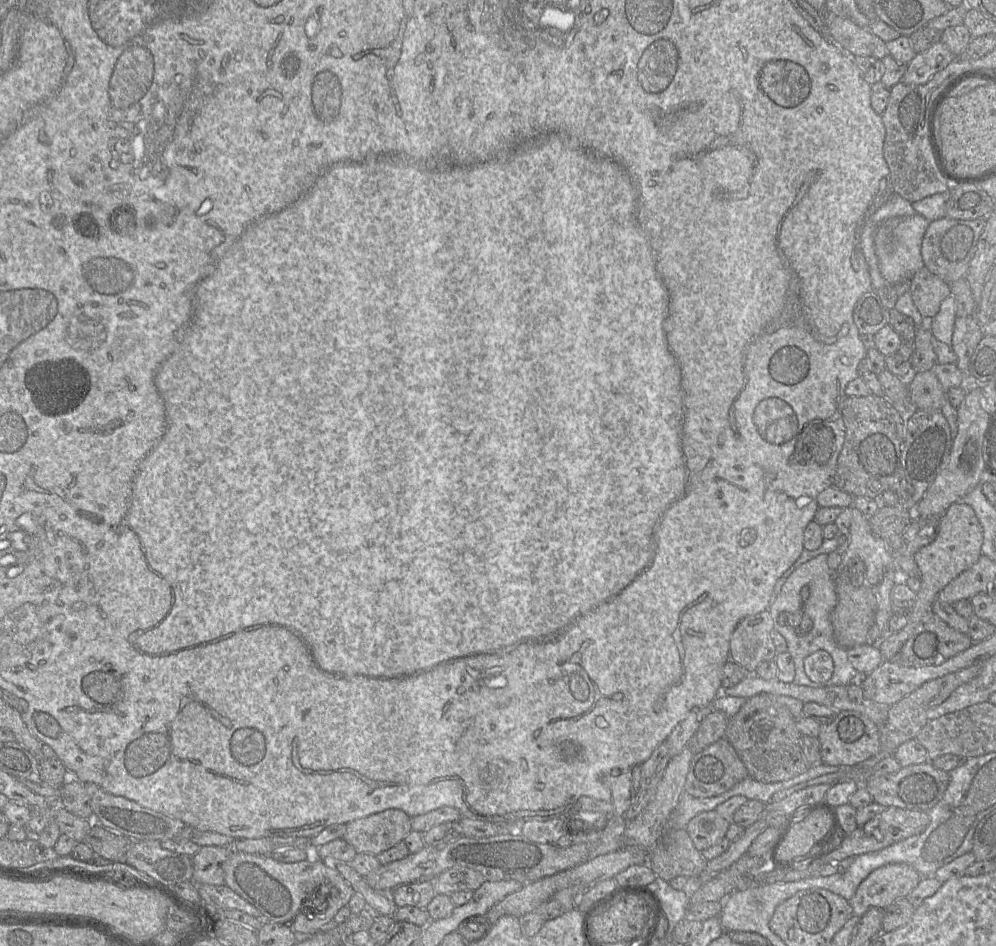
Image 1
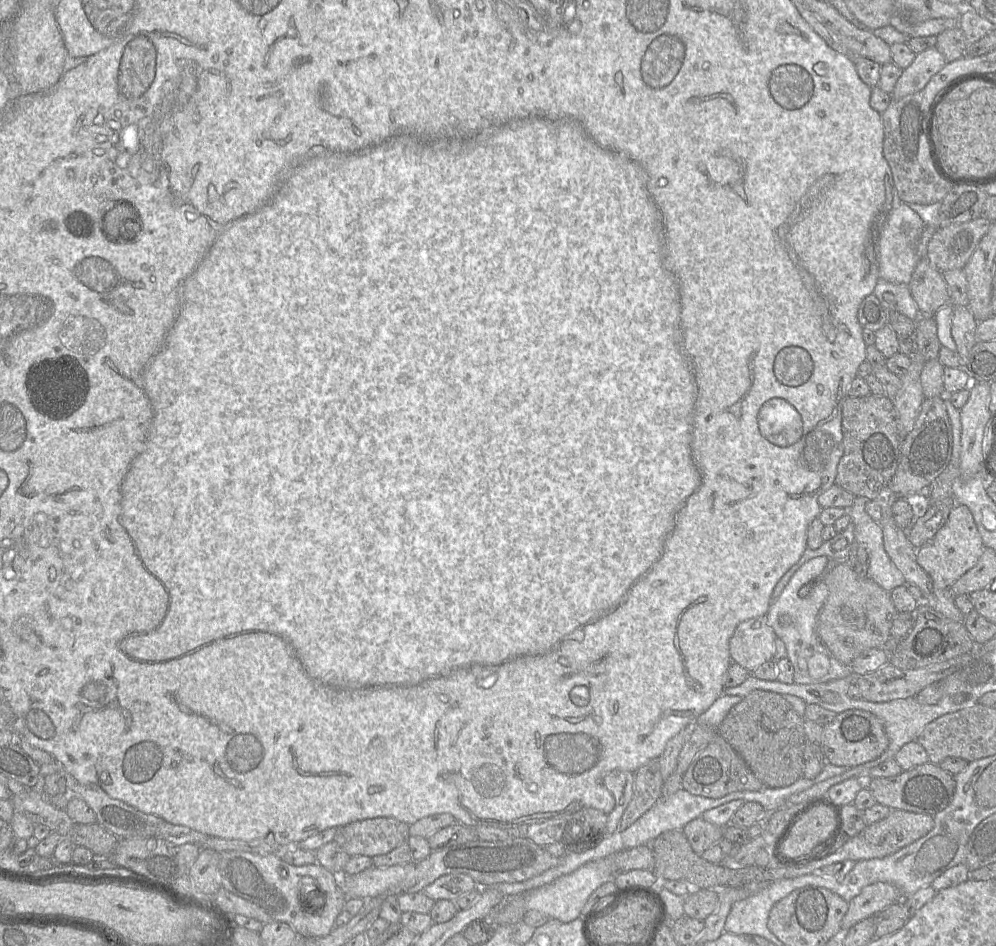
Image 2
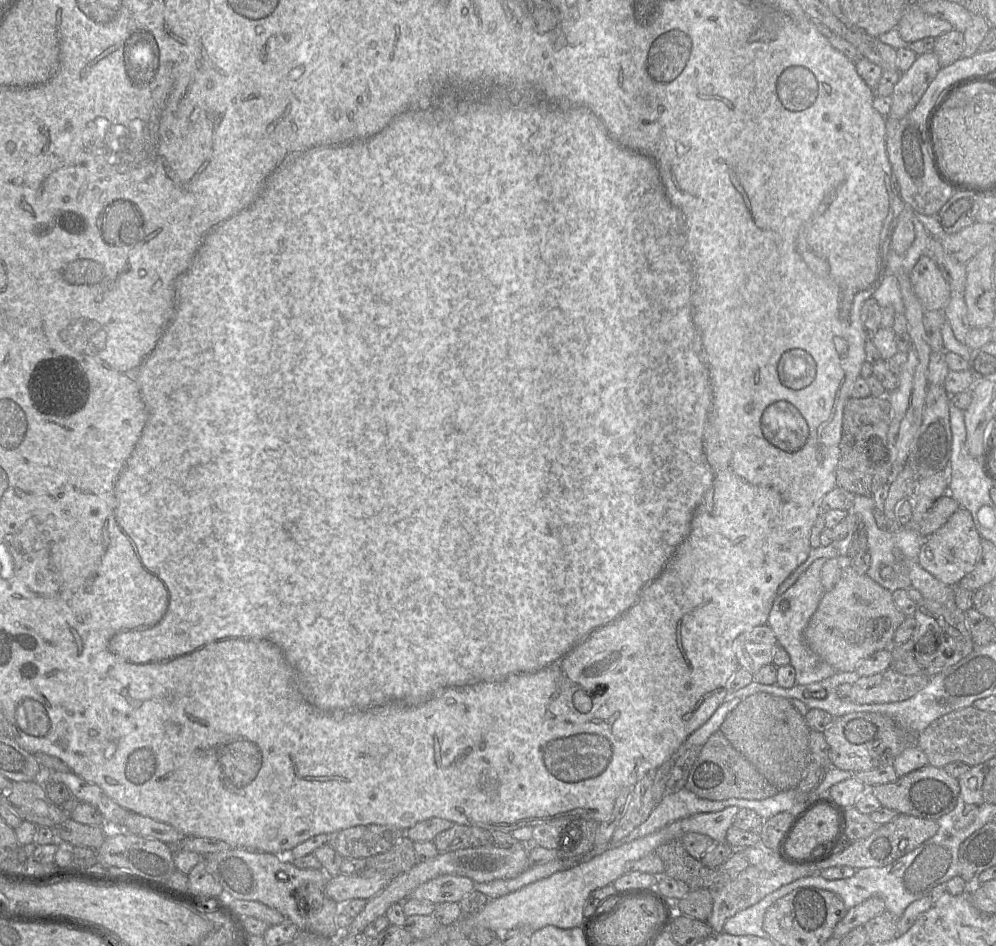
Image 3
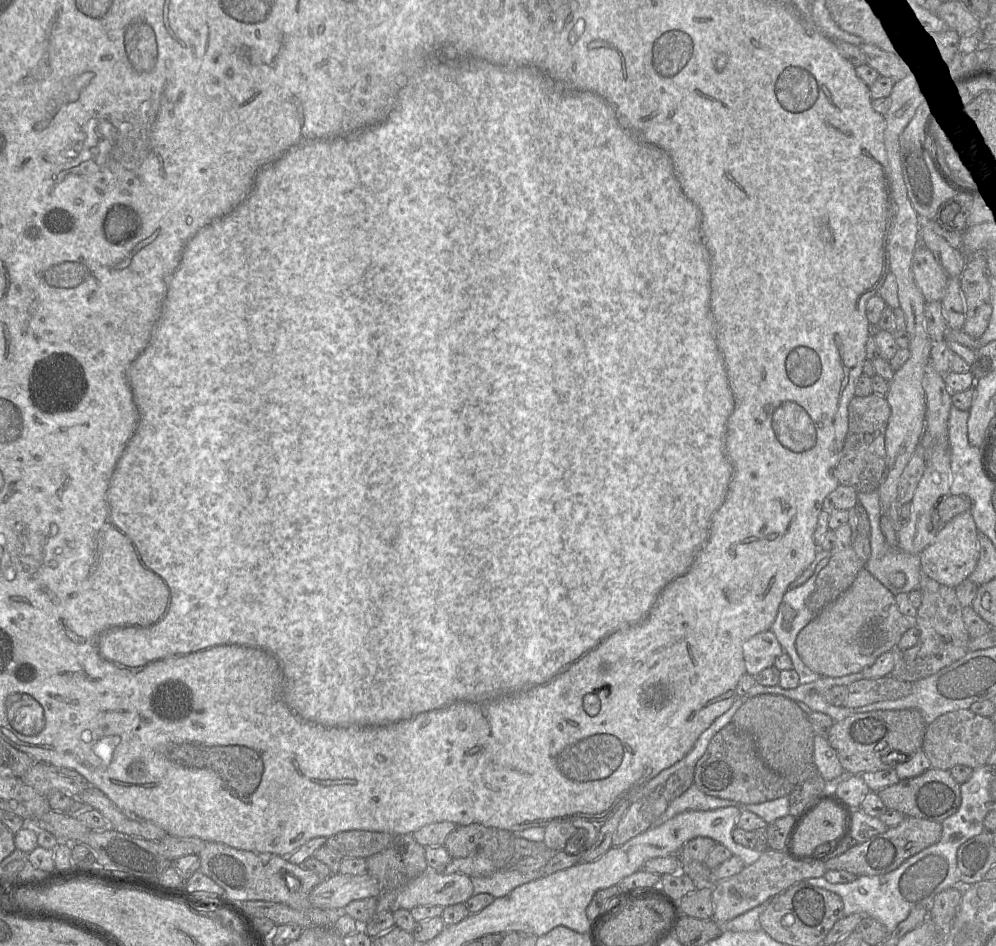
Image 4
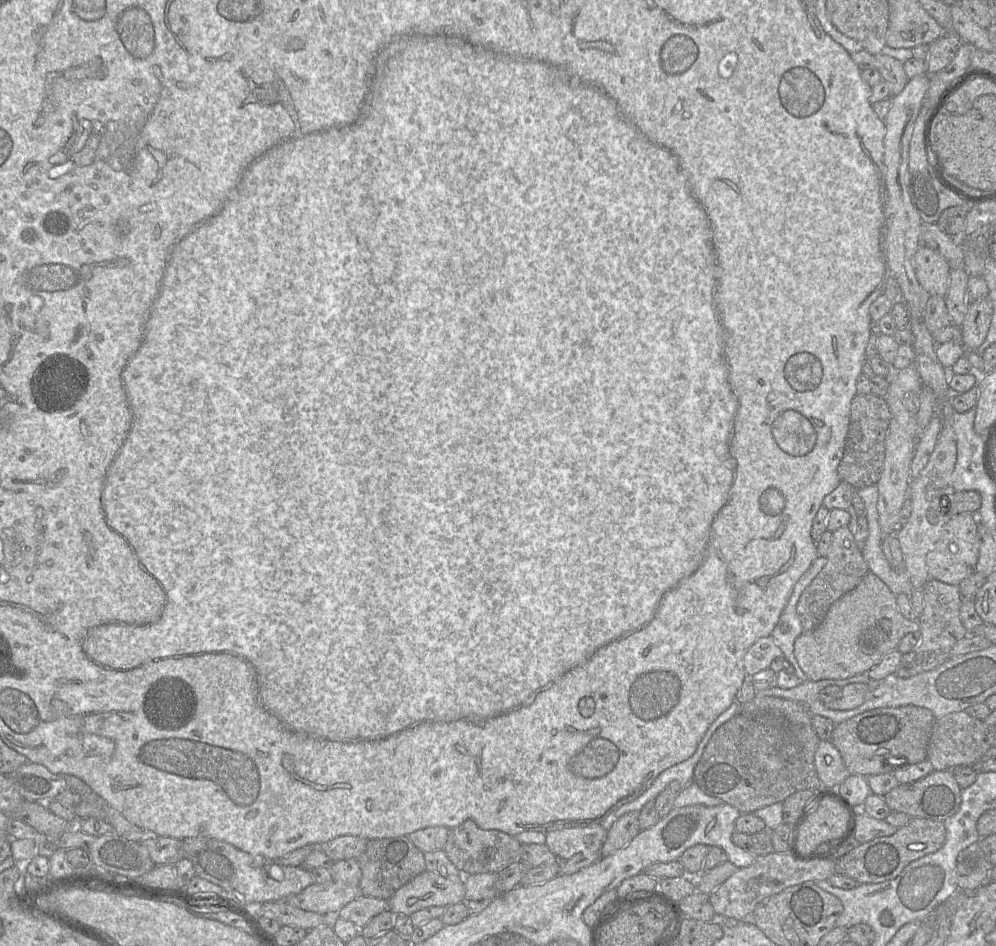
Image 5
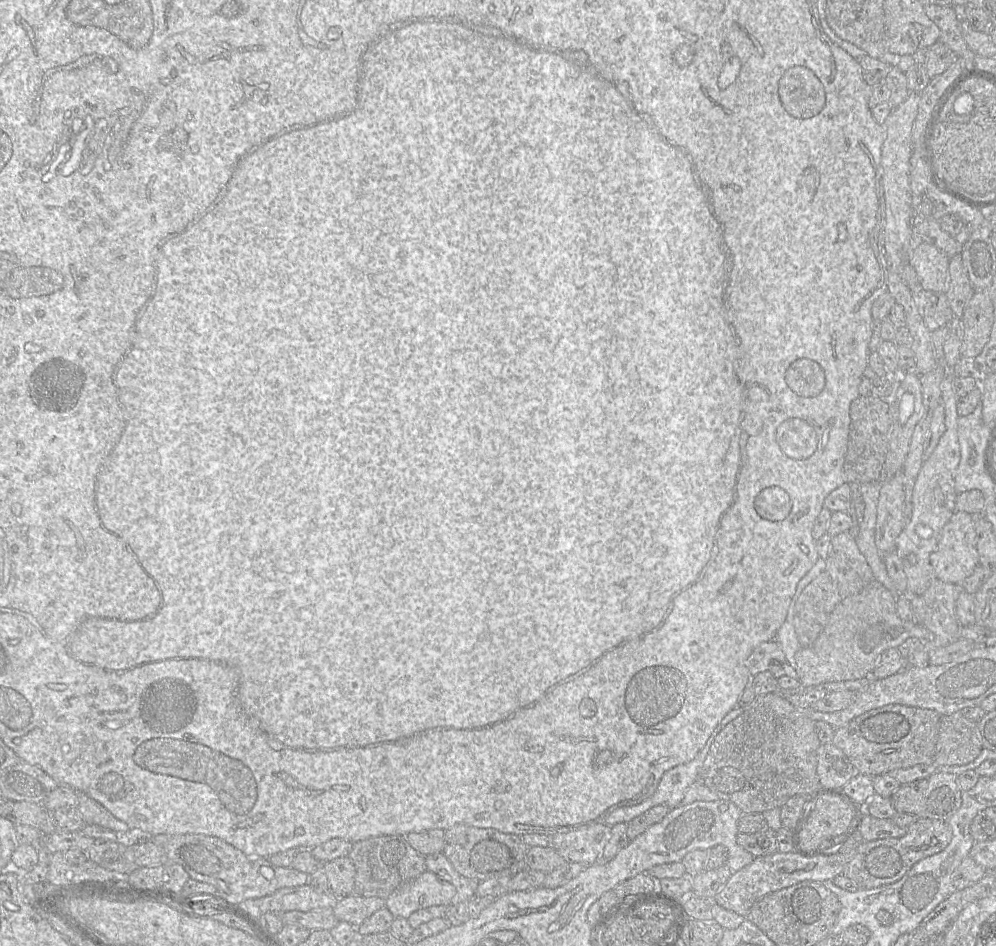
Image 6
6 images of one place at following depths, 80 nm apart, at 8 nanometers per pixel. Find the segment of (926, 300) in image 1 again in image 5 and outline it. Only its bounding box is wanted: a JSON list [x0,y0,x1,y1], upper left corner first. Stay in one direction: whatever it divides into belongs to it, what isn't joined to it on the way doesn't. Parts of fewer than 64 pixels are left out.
[913,244,950,297]

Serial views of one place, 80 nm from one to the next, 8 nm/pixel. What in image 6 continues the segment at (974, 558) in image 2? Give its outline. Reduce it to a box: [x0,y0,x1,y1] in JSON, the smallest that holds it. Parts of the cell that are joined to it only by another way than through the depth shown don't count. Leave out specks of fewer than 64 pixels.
[930,511,979,585]

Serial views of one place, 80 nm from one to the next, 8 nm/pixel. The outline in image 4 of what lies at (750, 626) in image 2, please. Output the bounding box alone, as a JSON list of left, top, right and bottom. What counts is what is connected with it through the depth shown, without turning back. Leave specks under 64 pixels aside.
[743,630,782,677]

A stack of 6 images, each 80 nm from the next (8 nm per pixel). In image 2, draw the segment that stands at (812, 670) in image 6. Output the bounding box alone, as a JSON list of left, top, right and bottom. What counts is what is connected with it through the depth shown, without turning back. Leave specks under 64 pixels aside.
[817,562,898,665]

